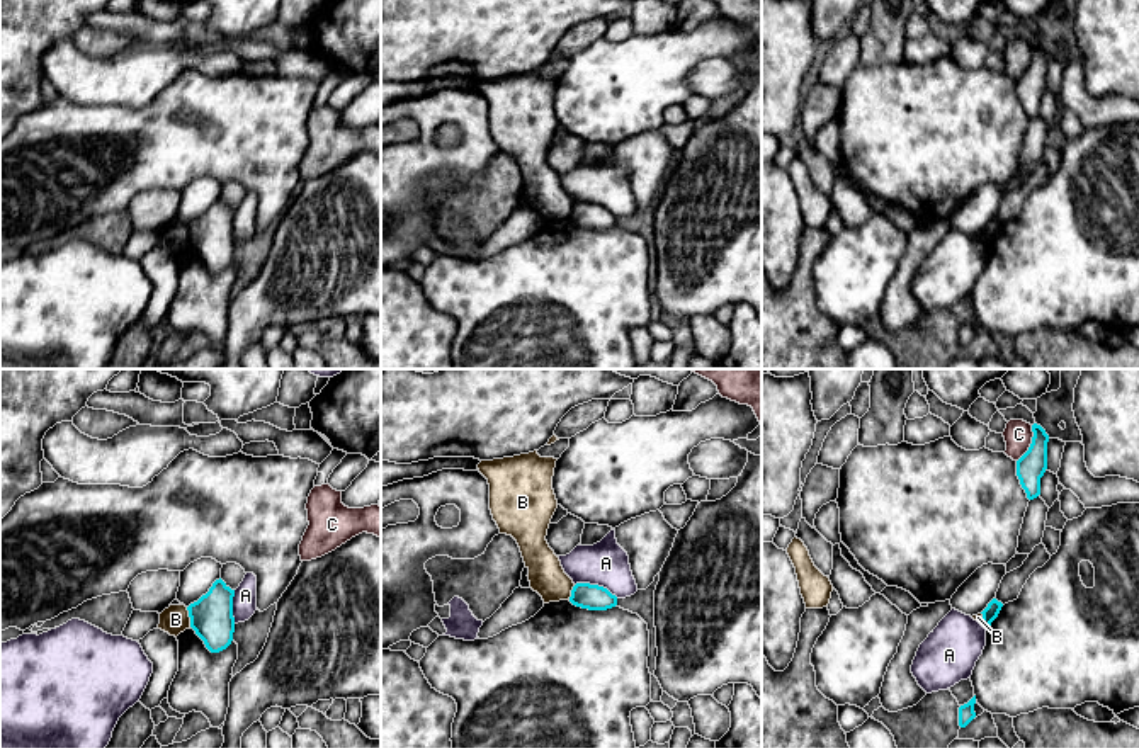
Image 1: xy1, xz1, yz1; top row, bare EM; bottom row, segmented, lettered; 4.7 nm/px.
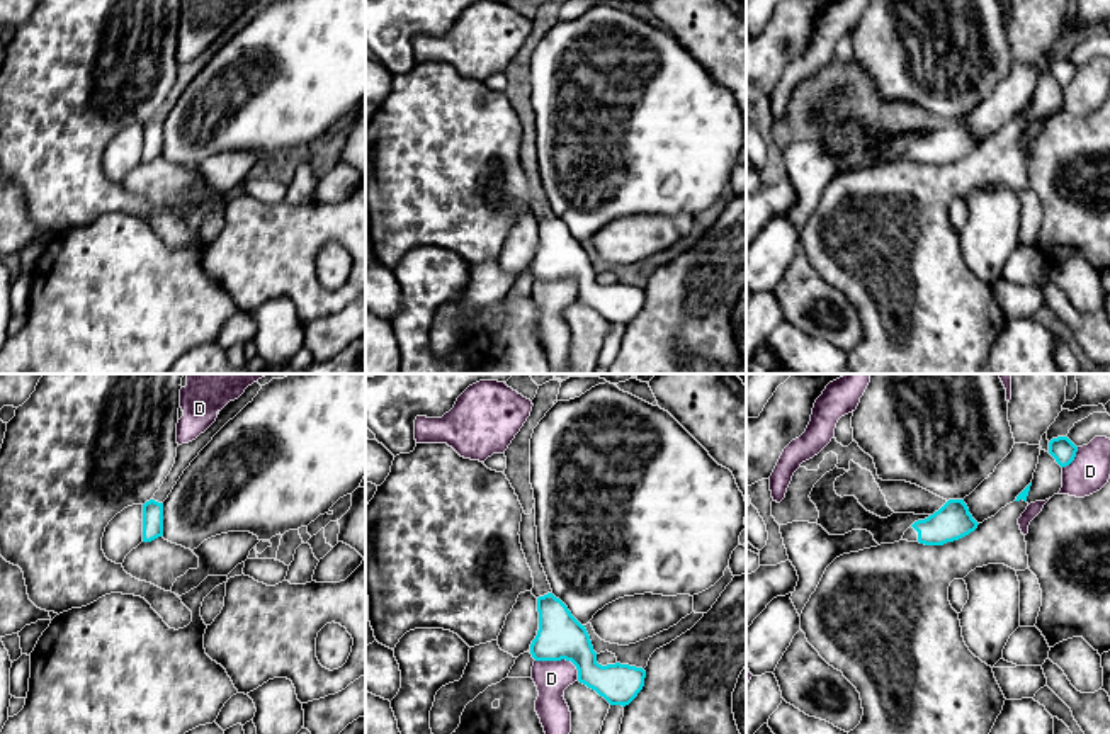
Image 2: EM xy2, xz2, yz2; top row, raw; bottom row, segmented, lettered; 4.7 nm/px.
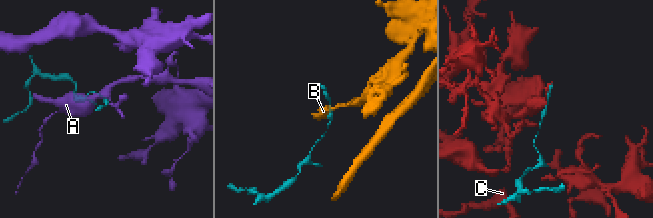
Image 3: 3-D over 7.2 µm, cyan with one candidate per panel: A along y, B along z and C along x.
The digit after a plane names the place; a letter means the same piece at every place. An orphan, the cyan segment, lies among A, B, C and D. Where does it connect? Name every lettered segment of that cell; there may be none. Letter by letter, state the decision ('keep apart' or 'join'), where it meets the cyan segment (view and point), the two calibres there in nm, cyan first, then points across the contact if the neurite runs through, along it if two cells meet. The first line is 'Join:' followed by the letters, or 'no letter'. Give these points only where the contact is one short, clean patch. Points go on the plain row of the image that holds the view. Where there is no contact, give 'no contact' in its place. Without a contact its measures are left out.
Join: no letter
A: keep apart; meets cyan in xz1 at (597, 204); 120 nm thick on the cyan side, 220 nm on the other; border along xz1 (575, 203), (597, 203), (617, 216)
B: keep apart; meets cyan in xy1 at (191, 237); 200 nm thick on the cyan side, 130 nm on the other; border along xy1 (186, 226), (191, 245)
C: keep apart; meets cyan in yz1 at (1031, 63); 140 nm thick on the cyan side, 130 nm on the other; border along yz1 (1032, 45), (1032, 62), (1017, 80)
D: keep apart; meets cyan in xz2 at (561, 277); 220 nm thick on the cyan side, 160 nm on the other

